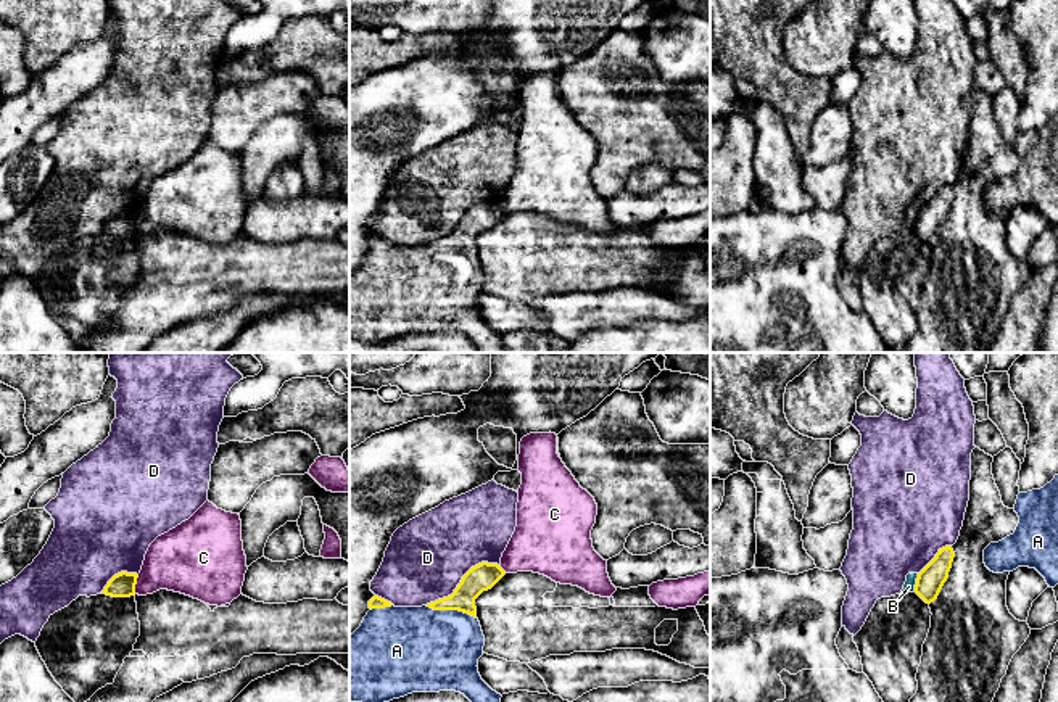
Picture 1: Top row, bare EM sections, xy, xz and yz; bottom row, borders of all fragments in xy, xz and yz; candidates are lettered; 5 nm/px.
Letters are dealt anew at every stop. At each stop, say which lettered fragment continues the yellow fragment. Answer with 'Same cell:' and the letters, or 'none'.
Same cell: A

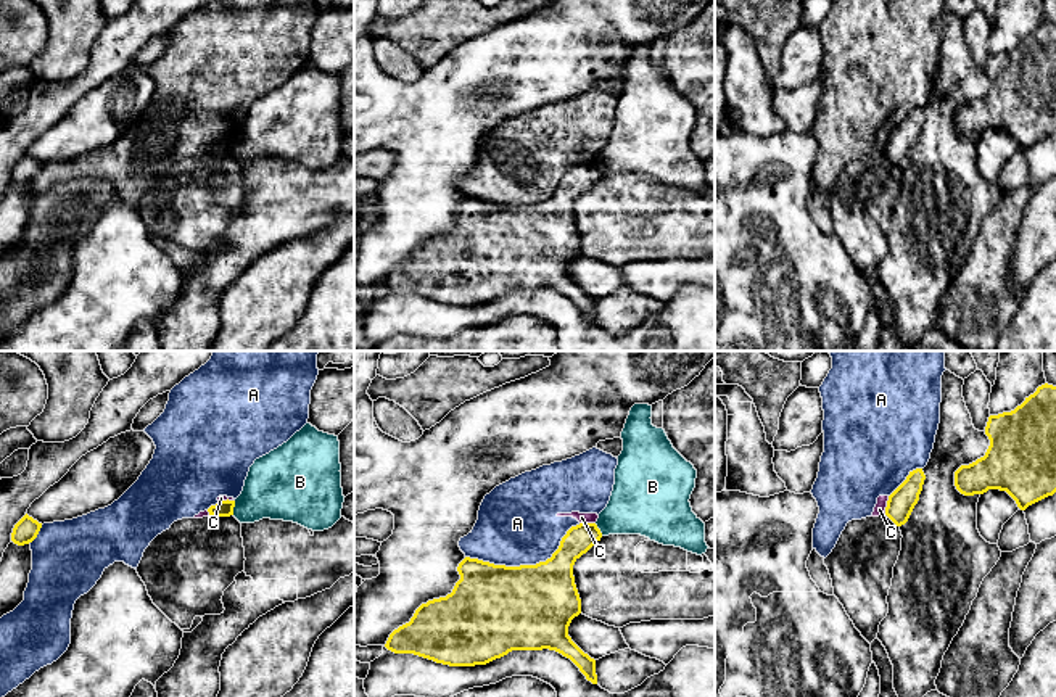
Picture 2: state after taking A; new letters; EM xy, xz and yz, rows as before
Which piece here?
Same cell: none

